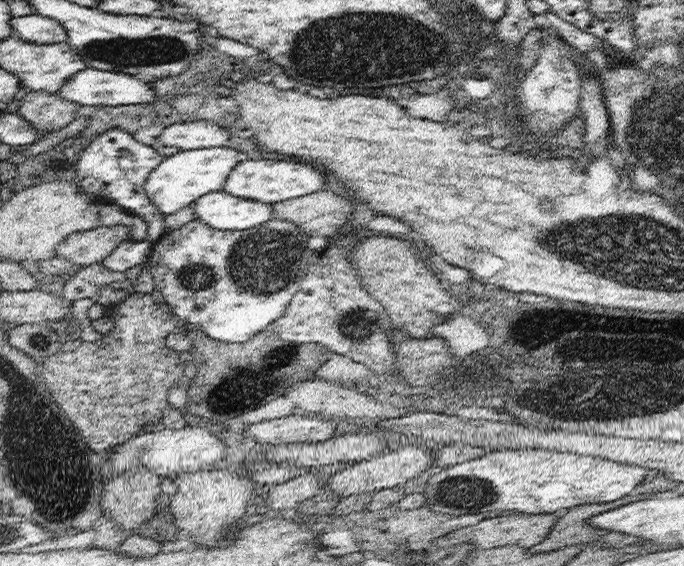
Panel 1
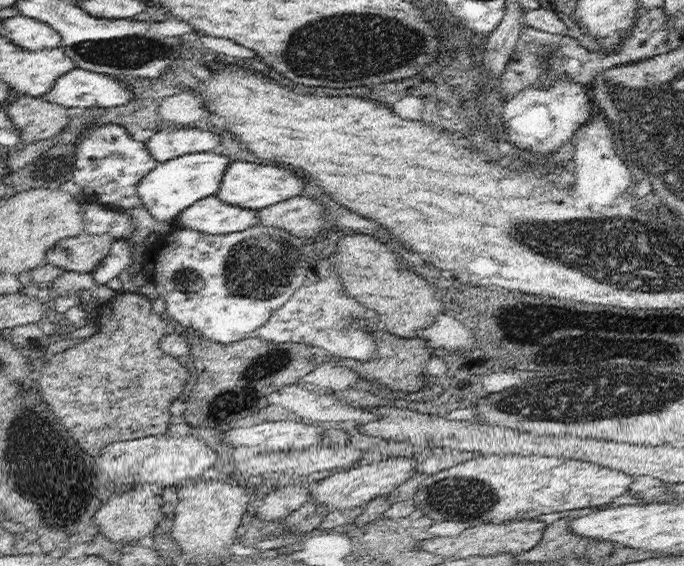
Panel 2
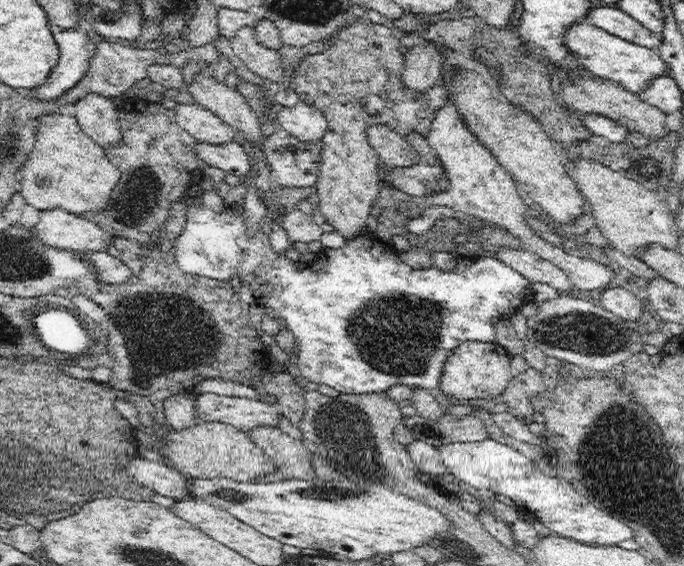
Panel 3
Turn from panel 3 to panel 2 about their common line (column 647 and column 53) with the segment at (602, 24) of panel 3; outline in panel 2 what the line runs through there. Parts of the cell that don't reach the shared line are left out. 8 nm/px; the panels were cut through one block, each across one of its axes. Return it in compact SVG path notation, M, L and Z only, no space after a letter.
M15 16L5 20L3 36L15 40L15 46L23 50L43 50L61 46L61 34L55 28L51 28L47 22L29 16Z

